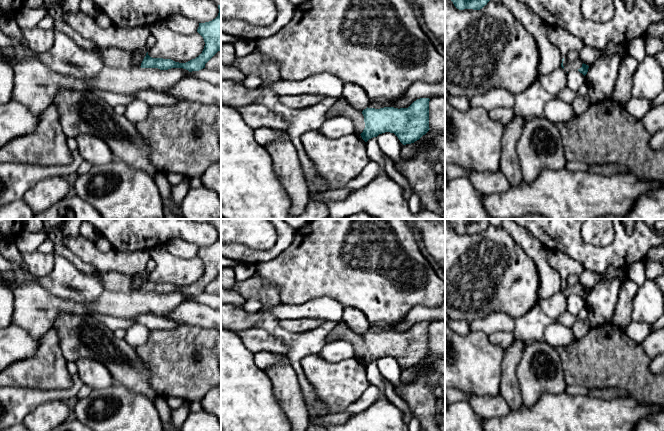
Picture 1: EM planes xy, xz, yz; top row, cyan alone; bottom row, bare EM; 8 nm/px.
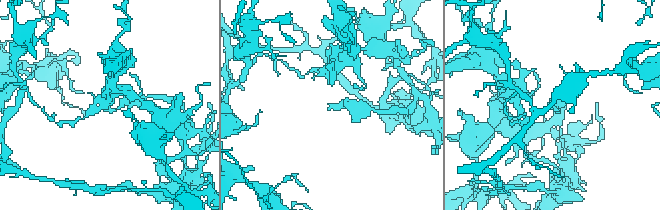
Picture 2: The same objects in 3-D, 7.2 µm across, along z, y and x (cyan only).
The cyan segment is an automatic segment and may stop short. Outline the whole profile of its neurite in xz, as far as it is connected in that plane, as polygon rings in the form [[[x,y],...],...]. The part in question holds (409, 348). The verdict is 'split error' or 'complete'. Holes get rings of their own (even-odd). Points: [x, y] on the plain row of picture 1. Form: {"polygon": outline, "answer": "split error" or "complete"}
{"polygon": [[[343,321],[336,324],[327,342],[345,340],[351,343],[362,363],[367,366],[379,358],[394,357],[403,369],[414,367],[429,355],[429,322],[420,322],[408,332],[366,332],[359,335]]], "answer": "split error"}

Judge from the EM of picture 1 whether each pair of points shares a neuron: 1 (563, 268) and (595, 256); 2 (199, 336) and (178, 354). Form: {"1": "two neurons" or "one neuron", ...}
{"1": "two neurons", "2": "one neuron"}

